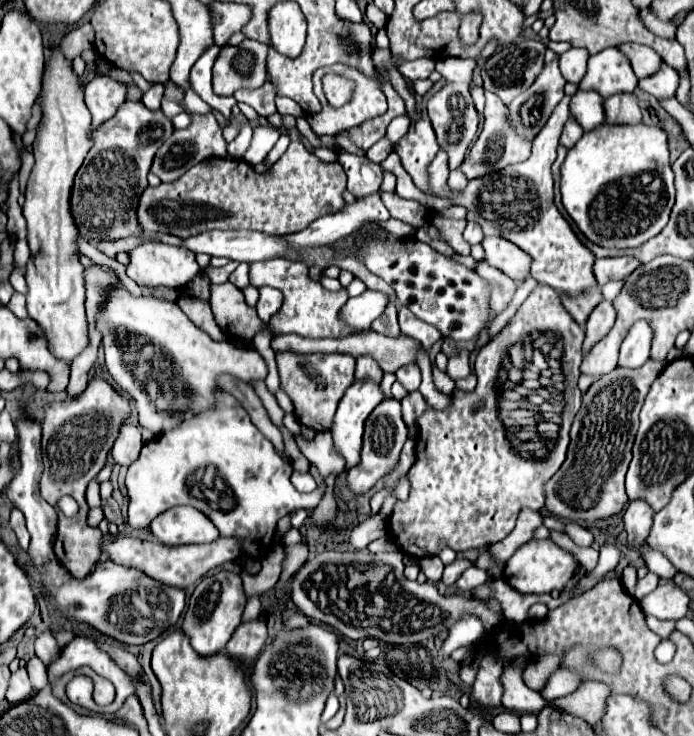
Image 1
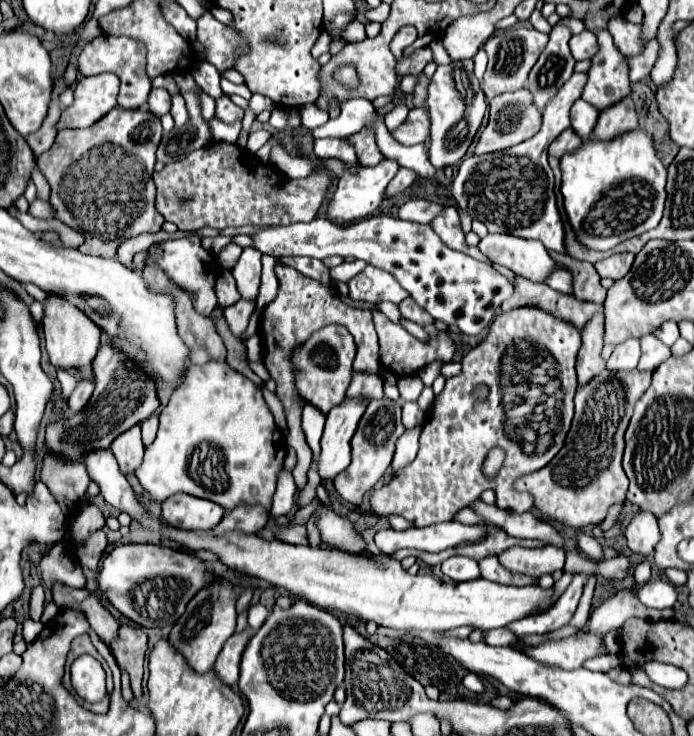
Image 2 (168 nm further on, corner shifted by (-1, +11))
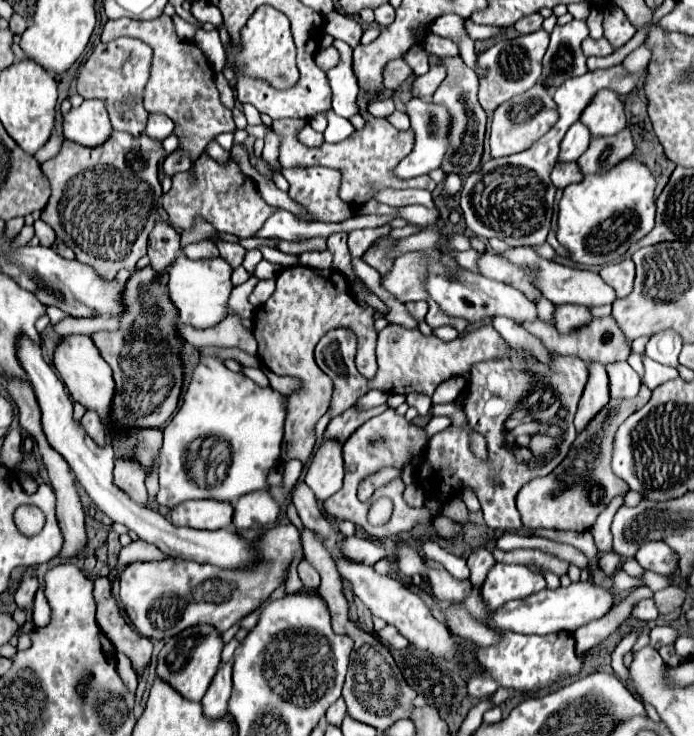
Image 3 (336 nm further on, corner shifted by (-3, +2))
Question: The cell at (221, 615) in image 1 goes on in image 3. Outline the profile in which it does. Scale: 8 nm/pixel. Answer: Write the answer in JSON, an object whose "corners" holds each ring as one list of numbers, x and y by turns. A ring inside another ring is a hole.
{"corners":[[198,625,192,629,186,629,184,633,168,639,158,653,158,667,156,677,166,681,172,689,176,689,184,699,200,701,214,679,218,665,220,665,220,653,222,653,222,639,210,625]]}

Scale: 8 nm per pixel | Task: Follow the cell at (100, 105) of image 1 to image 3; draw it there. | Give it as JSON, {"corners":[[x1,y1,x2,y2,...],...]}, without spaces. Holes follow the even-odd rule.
{"corners":[[84,101,64,115,64,137,82,147,98,147,112,135,108,111,102,101]]}

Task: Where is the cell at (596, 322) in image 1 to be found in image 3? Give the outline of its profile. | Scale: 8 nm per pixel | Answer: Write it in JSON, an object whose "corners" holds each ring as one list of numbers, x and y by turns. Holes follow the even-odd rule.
{"corners":[[588,365,590,369,590,379,584,389,584,397,580,399,576,417,574,417,574,427,576,431,584,431,588,423,606,407,608,403,608,373,602,365]]}

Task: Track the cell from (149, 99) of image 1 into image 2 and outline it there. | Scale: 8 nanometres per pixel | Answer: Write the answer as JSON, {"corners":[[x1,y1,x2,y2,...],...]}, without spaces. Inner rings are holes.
{"corners":[[152,88,148,98,148,110,156,116,164,116,170,112,170,94,164,88]]}

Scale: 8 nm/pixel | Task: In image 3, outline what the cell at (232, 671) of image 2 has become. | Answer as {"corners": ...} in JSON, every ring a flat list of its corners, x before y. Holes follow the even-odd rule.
{"corners":[[224,663,220,667,220,673,212,679,212,685,208,687,208,693,204,695,202,713,208,719,222,719,226,717,228,697,232,693,232,663]]}

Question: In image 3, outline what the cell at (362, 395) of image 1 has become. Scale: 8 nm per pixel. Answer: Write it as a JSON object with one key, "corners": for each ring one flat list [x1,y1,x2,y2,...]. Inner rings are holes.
{"corners":[[324,441,314,453,304,481,318,501,326,501,342,487,342,477,342,445,336,441]]}

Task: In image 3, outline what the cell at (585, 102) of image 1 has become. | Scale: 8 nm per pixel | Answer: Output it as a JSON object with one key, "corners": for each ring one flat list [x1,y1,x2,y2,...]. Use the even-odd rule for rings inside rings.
{"corners":[[576,121,576,125,572,125,572,129,568,129,568,133,564,135,562,143,560,143,560,153,558,153,558,161,578,161,578,157,588,149,590,143,590,133,588,127,582,125,580,121]]}

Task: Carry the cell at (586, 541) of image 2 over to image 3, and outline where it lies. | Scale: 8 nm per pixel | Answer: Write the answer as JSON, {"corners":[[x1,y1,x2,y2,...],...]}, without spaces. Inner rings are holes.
{"corners":[[616,570,613,574,612,590,614,592,628,592,631,591,633,587,640,587,643,585,644,583,639,578,631,577,623,570]]}

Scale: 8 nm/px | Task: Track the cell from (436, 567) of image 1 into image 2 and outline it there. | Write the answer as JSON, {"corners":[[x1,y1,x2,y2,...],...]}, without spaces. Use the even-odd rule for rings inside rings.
{"corners":[[452,556,442,562,442,574,454,582,466,582,480,578,480,570,476,566,476,560,466,556]]}

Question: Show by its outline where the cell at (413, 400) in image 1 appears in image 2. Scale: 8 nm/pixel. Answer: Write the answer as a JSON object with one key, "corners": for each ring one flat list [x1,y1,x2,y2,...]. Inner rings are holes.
{"corners":[[402,376,398,380,398,388,400,388,400,402,412,402,418,400,424,384,420,382,418,376]]}

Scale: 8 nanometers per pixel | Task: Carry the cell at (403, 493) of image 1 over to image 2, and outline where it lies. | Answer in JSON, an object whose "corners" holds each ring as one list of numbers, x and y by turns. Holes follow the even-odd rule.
{"corners":[[420,426,418,428,412,428,412,430,406,430,402,434,402,438,396,444,396,454,394,454,394,460,392,460,394,474,400,472,402,468,406,468,416,458,418,438,420,438]]}

